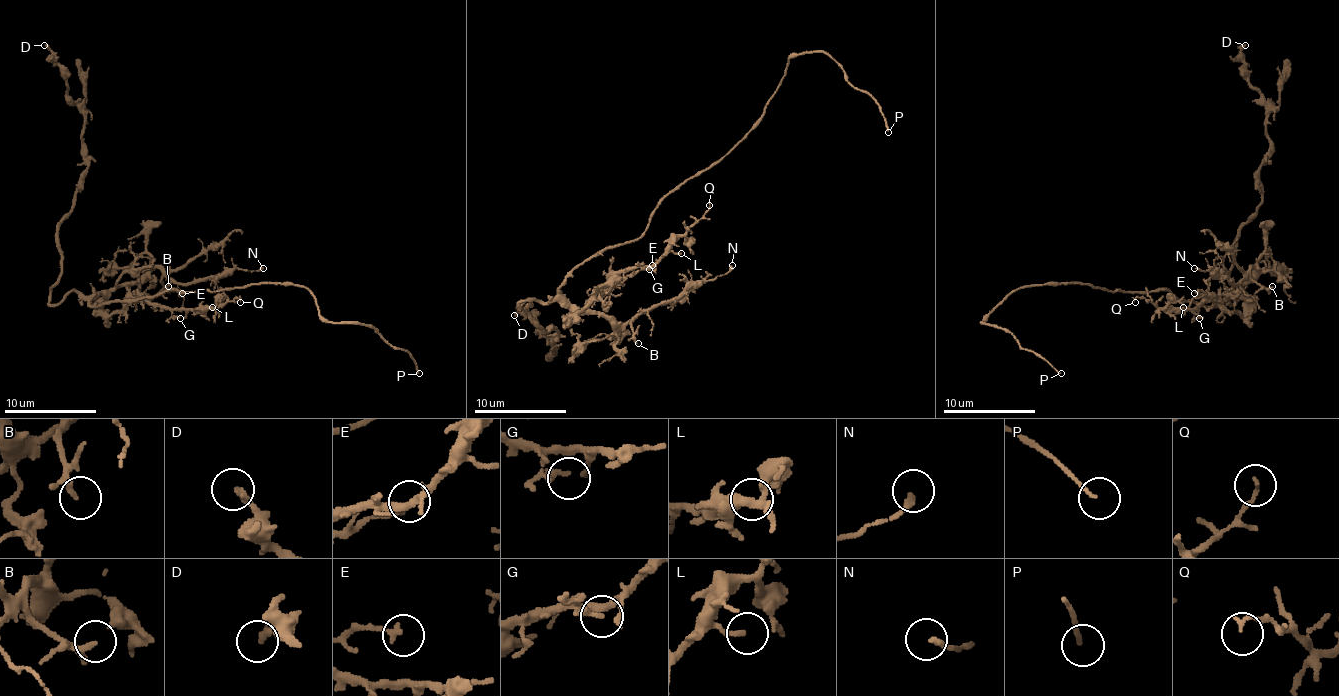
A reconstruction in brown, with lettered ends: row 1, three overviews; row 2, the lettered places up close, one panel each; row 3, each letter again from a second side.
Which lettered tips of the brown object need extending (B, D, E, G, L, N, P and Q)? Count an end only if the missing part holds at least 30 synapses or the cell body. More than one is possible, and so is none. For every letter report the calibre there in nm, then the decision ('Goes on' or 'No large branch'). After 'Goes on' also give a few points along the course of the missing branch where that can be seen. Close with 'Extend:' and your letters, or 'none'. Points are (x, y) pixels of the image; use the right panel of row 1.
B: Thickness 170 nm. No large branch
D: Thickness 260 nm. No large branch
E: Thickness 190 nm. No large branch
G: Thickness 170 nm. No large branch
L: Thickness 150 nm. No large branch
N: Thickness 190 nm. No large branch
P: Thickness 140 nm. Goes on
Q: Thickness 120 nm. No large branch
Extend: P

